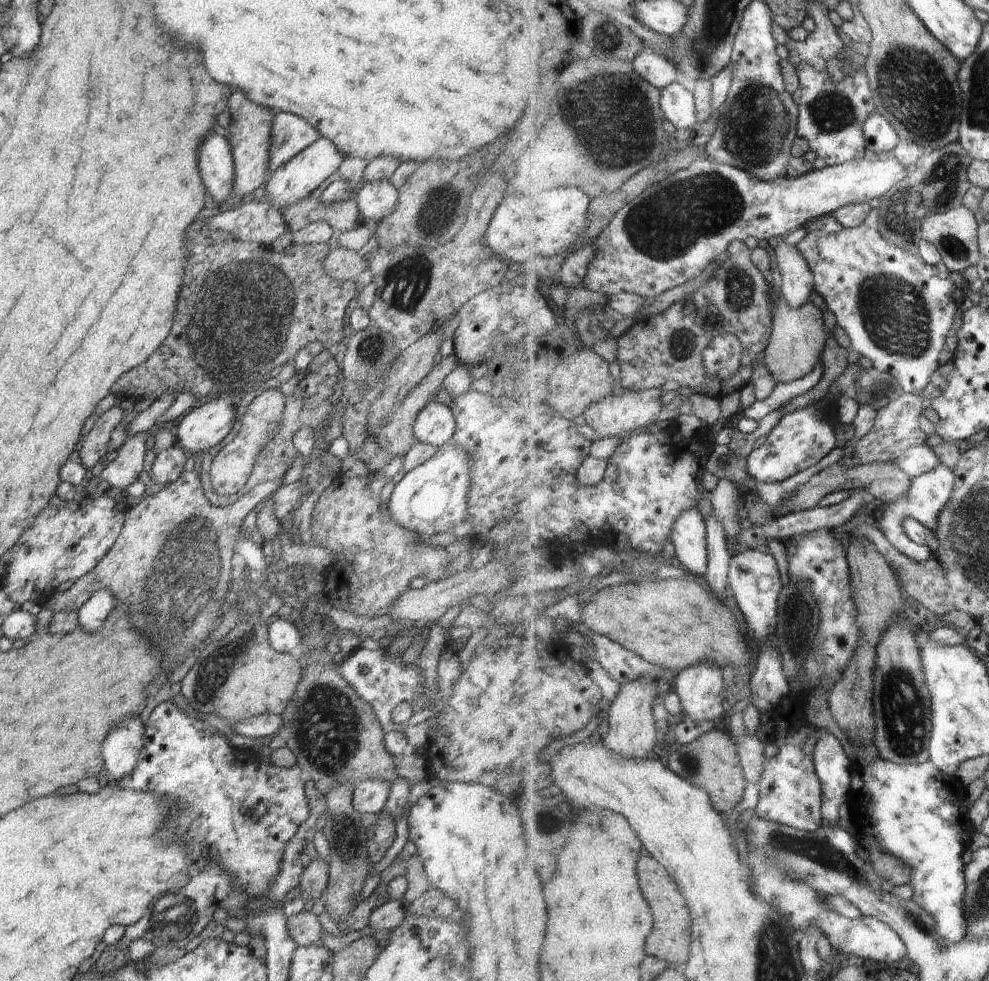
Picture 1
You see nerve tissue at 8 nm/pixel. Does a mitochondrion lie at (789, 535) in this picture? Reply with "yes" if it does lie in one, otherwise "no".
no

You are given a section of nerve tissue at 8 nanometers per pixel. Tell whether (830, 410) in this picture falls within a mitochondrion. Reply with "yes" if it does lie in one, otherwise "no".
no

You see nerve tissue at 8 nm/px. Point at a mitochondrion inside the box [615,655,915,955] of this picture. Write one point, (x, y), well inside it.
(818, 850)

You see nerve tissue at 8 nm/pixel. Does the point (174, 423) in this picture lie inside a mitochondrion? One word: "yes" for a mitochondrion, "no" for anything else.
no

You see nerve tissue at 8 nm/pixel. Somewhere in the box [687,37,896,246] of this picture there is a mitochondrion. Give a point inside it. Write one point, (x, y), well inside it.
(756, 123)

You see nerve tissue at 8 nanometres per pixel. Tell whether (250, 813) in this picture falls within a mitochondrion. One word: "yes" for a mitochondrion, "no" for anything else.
no

